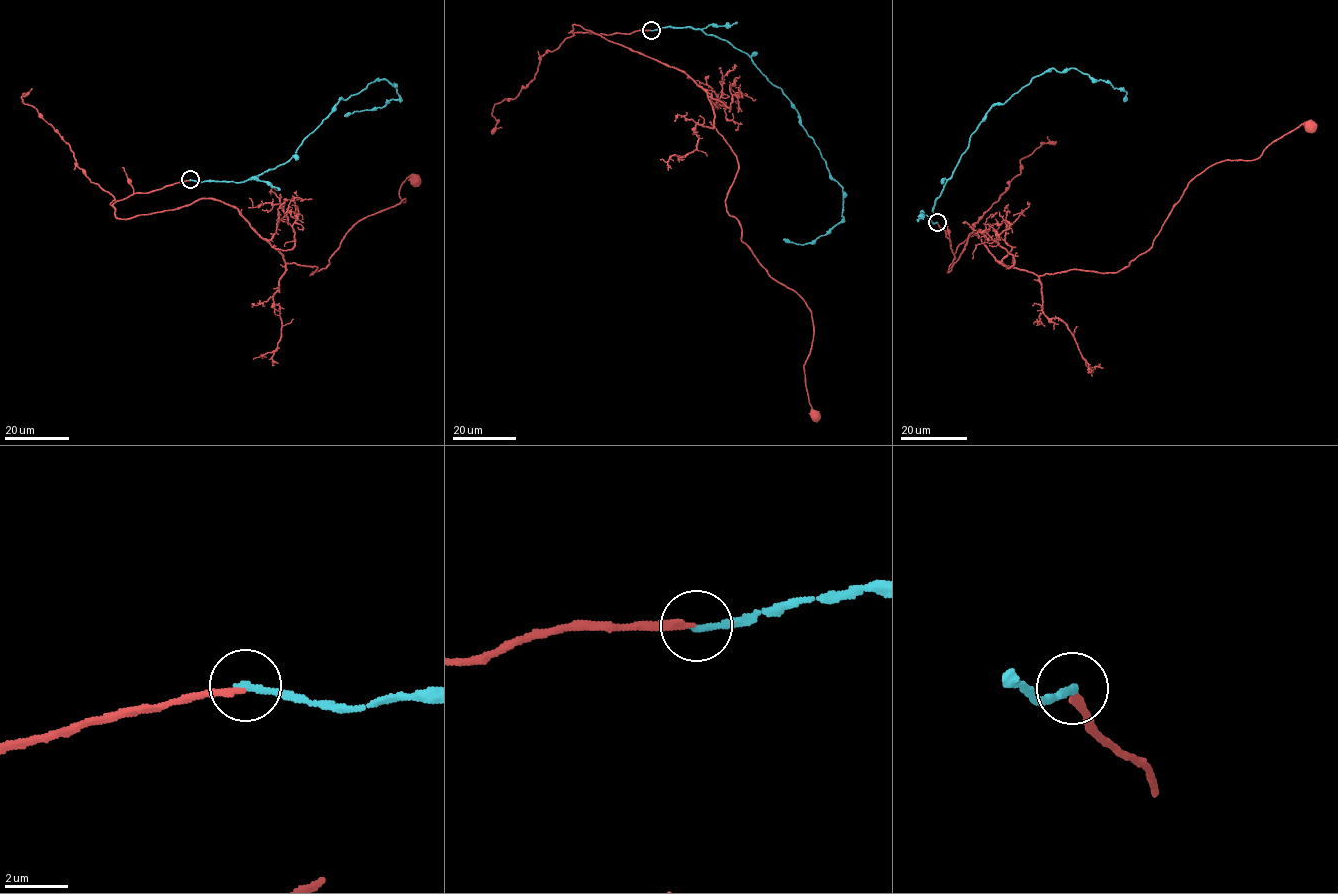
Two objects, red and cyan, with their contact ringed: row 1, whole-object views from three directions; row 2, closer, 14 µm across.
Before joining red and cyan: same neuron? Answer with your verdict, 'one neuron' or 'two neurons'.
two neurons

